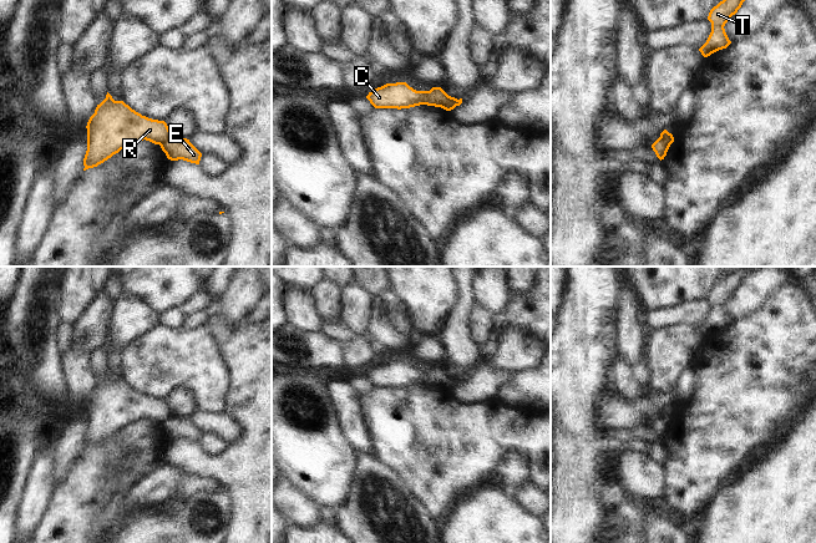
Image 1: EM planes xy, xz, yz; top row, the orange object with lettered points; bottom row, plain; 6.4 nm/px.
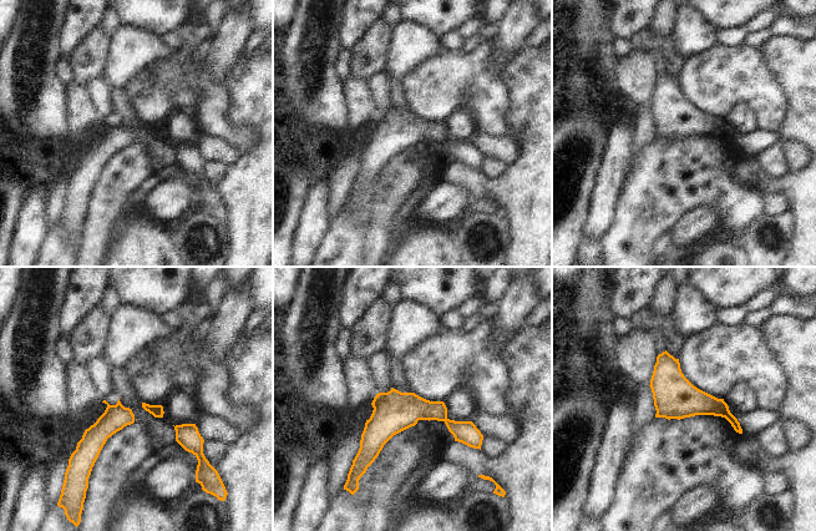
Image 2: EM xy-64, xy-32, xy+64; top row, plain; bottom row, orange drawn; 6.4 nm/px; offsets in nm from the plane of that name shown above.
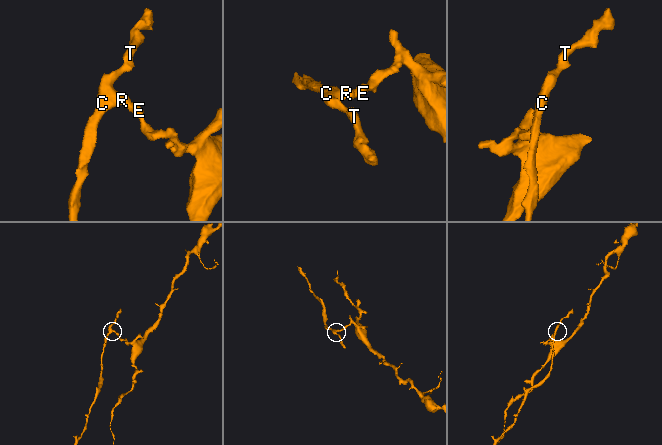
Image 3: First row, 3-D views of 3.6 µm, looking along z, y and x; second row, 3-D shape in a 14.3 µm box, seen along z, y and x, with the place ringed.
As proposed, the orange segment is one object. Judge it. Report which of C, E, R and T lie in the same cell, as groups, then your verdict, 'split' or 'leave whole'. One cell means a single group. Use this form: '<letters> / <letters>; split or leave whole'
C R T / E; split

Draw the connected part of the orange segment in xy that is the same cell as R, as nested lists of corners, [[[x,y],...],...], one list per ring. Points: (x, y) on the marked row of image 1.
[[[107,92],[87,122],[87,151],[83,171],[97,167],[125,147],[140,141],[162,144],[172,133],[164,121],[152,120],[115,101]]]

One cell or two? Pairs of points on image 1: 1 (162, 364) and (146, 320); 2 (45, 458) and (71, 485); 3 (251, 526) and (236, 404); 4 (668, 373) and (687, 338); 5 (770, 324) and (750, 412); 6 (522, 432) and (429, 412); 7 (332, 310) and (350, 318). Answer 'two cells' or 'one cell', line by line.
1: two cells
2: two cells
3: one cell
4: one cell
5: one cell
6: one cell
7: two cells

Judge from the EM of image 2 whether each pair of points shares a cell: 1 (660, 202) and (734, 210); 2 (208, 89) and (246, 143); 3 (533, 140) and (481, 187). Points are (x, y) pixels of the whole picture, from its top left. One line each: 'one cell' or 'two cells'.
1: one cell
2: one cell
3: one cell

